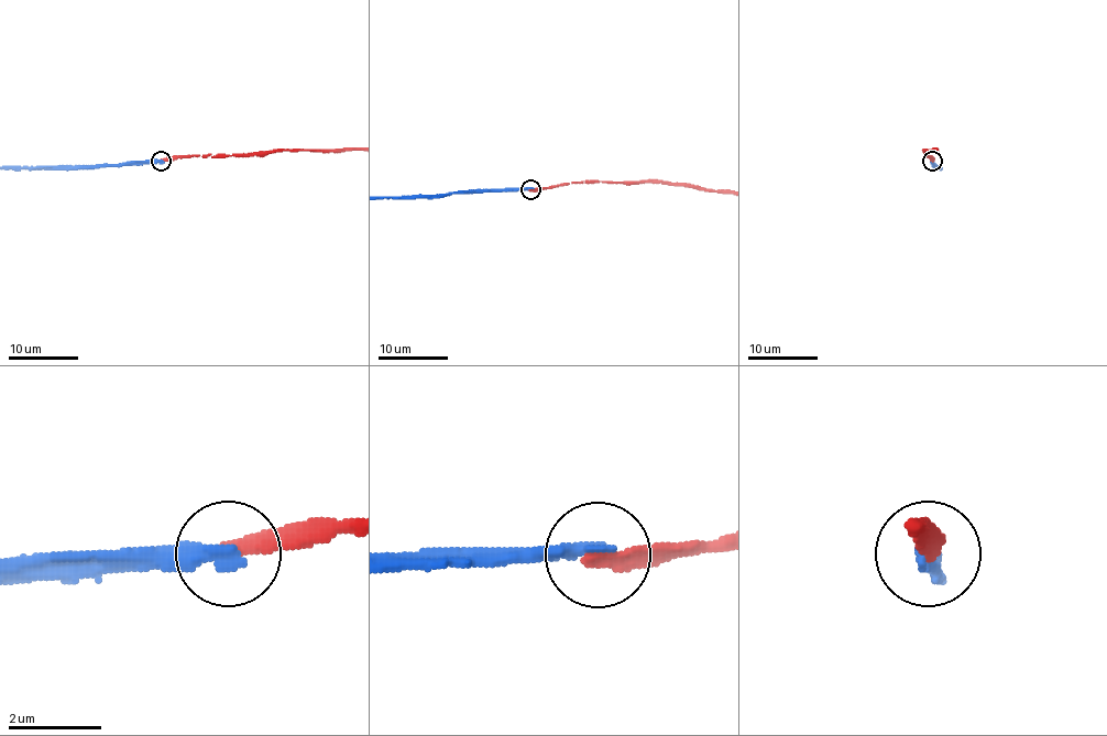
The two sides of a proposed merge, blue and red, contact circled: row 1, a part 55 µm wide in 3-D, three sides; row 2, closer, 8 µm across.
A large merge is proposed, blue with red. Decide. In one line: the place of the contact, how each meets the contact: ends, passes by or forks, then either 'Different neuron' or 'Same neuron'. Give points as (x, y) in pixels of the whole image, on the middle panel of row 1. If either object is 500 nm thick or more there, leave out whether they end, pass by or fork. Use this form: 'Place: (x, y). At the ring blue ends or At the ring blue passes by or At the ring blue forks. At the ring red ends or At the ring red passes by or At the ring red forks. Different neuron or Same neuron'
Place: (530, 189). At the ring blue ends. At the ring red ends. Different neuron

